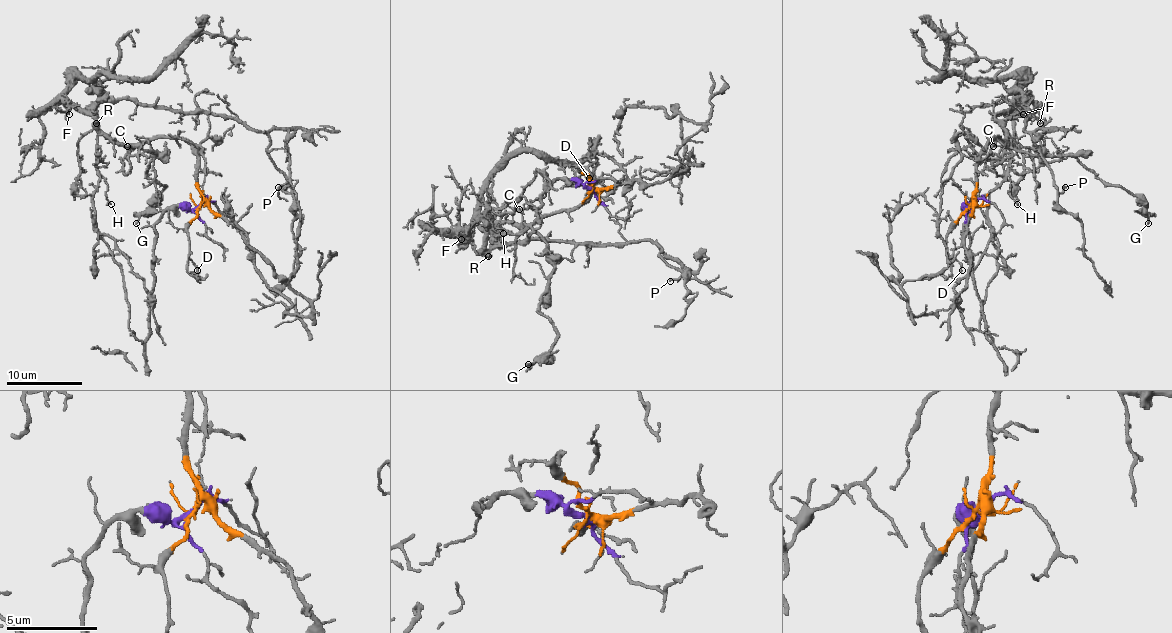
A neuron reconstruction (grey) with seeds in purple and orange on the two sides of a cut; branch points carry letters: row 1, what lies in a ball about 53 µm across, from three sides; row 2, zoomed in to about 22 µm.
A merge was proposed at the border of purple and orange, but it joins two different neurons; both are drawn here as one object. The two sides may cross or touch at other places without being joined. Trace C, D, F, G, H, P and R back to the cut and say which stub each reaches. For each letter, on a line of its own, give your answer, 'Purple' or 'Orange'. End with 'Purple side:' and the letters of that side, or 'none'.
C: Orange
D: Orange
F: Orange
G: Orange
H: Orange
P: Orange
R: Orange
Purple side: none

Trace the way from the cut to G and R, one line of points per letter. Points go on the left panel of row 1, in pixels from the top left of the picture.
G: (201, 206), (197, 153), (182, 139), (149, 137), (140, 147), (161, 156), (147, 173), (165, 187), (136, 223)
R: (201, 206), (197, 154), (186, 141), (163, 137), (119, 145), (100, 126), (94, 111), (98, 112), (96, 124)

